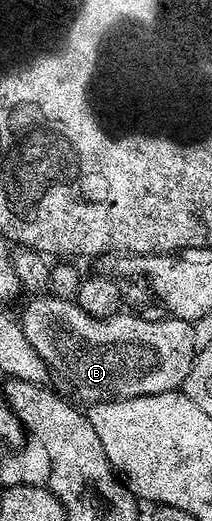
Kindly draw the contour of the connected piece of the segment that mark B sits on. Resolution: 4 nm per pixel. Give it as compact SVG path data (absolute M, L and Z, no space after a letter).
M54 294L46 295L32 295L29 302L23 308L23 313L17 316L17 321L23 332L29 340L29 346L33 348L40 355L40 358L47 364L48 369L52 373L55 372L80 396L81 399L87 400L86 402L104 401L104 400L119 400L137 398L143 395L155 395L162 392L174 392L182 385L184 378L189 374L191 364L195 360L196 349L194 346L194 330L192 328L192 321L190 320L177 320L174 318L166 318L159 322L147 322L140 314L116 314L114 316L90 316L85 314L85 310L81 310L81 306L74 299L62 300L59 296Z

